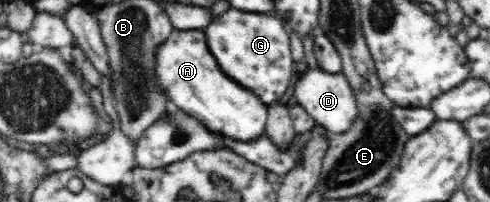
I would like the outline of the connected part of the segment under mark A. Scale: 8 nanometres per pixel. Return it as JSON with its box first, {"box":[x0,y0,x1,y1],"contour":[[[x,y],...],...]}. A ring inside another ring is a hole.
{"box":[154,29,268,142],"contour":[[[173,29],[169,38],[158,46],[154,56],[154,75],[169,102],[174,102],[183,112],[194,116],[213,132],[227,136],[228,139],[240,142],[259,140],[266,134],[265,125],[268,117],[268,107],[261,102],[254,92],[231,80],[219,66],[211,54],[207,39],[202,29],[179,30]]]}

